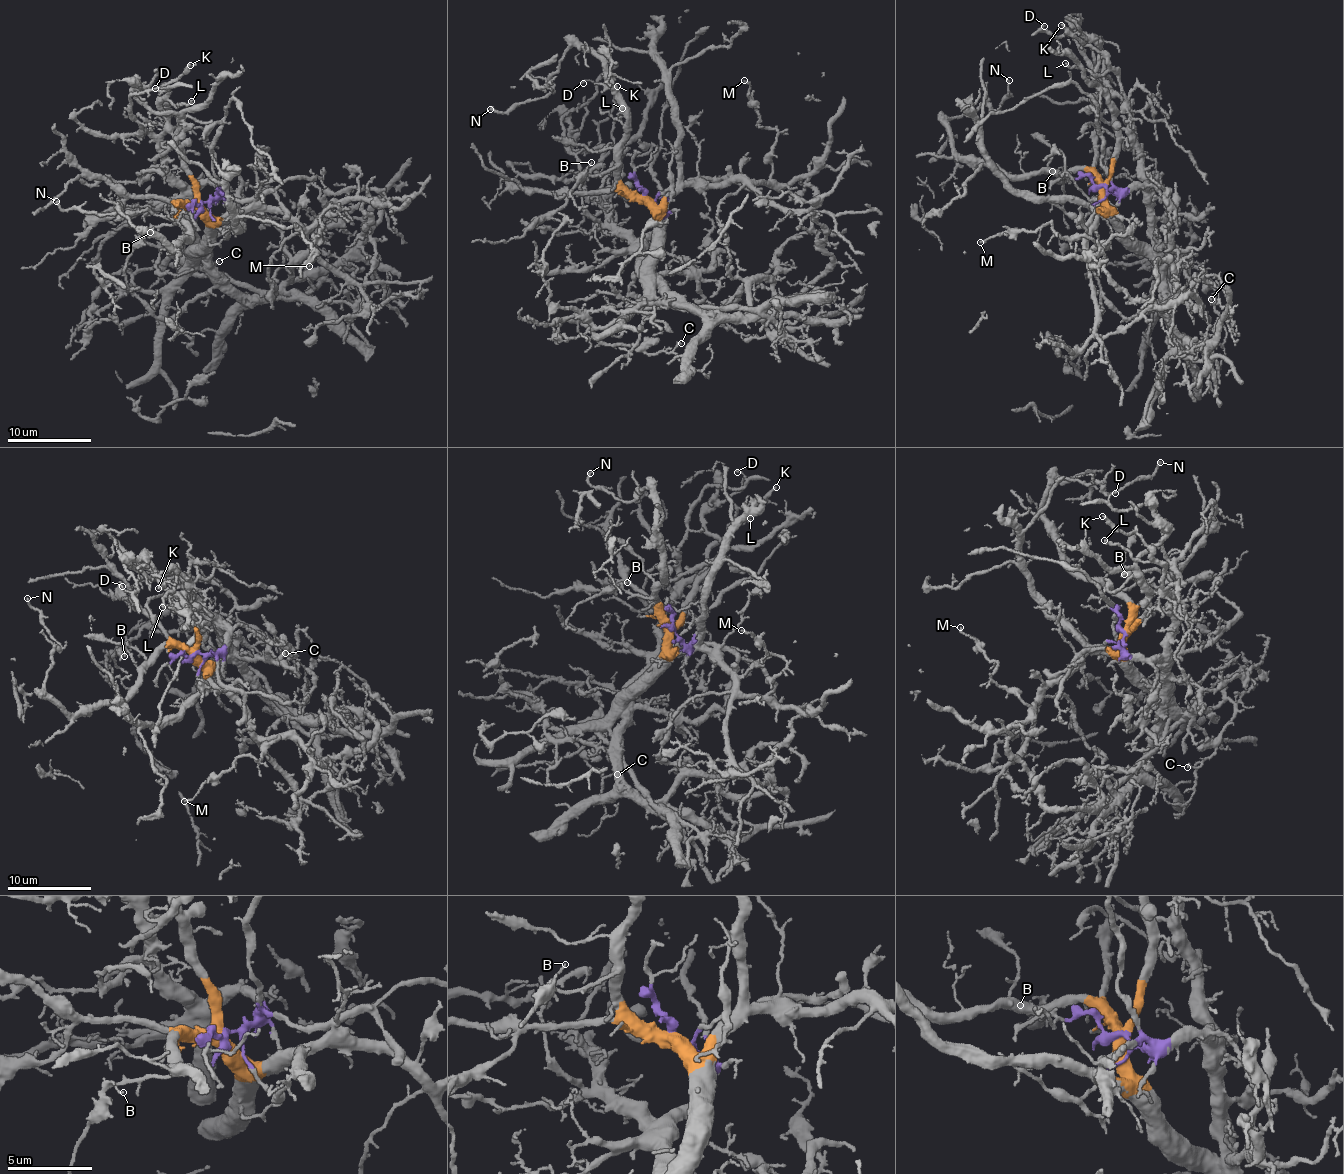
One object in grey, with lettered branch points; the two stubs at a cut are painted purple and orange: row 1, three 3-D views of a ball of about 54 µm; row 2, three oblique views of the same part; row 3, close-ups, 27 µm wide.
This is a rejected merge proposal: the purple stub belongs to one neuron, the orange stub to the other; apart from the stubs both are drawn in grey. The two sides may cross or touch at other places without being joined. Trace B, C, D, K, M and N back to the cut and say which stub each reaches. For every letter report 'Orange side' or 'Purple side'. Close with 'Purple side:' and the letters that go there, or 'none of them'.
B: Orange side
C: Orange side
D: Purple side
K: Purple side
M: Orange side
N: Orange side
Purple side: D, K

